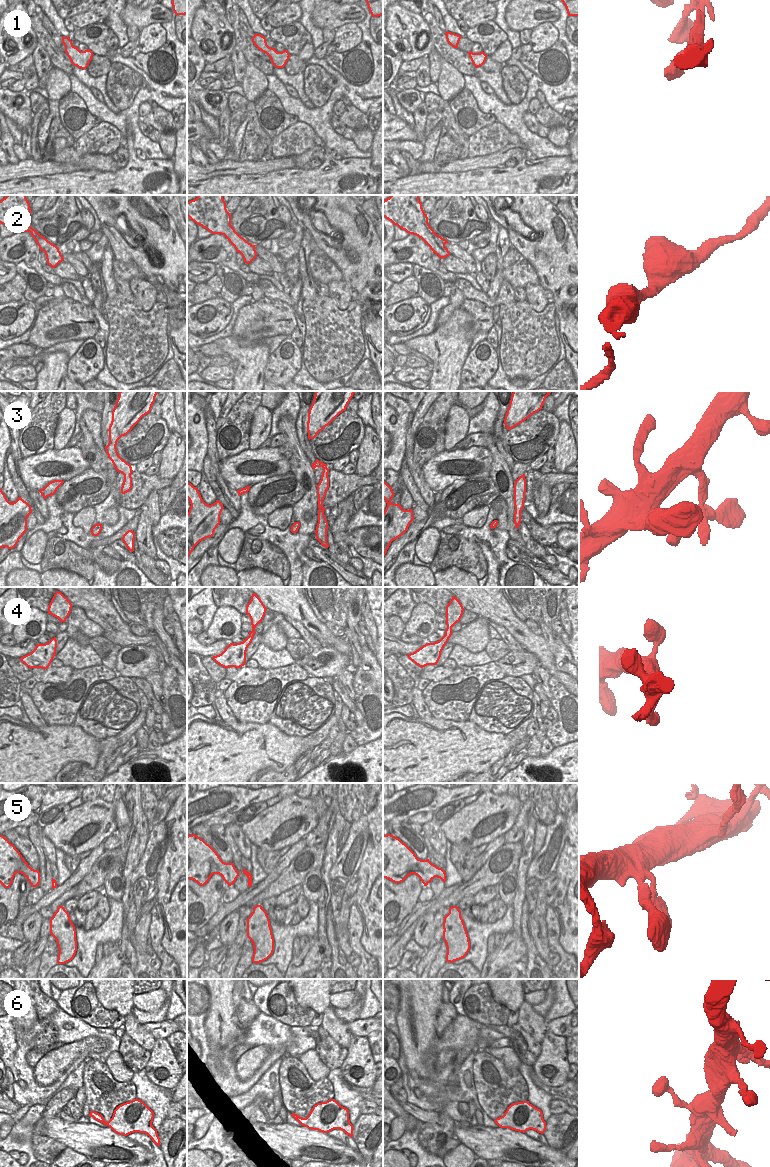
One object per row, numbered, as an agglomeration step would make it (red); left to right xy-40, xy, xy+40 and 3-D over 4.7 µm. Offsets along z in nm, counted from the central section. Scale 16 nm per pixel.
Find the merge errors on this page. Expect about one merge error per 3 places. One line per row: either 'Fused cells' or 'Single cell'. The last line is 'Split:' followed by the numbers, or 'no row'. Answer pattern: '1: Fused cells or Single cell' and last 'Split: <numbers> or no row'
1: Single cell
2: Single cell
3: Single cell
4: Single cell
5: Single cell
6: Single cell
Split: no row

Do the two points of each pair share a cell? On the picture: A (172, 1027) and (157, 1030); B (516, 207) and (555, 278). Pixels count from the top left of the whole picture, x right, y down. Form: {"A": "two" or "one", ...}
{"A": "one", "B": "one"}

